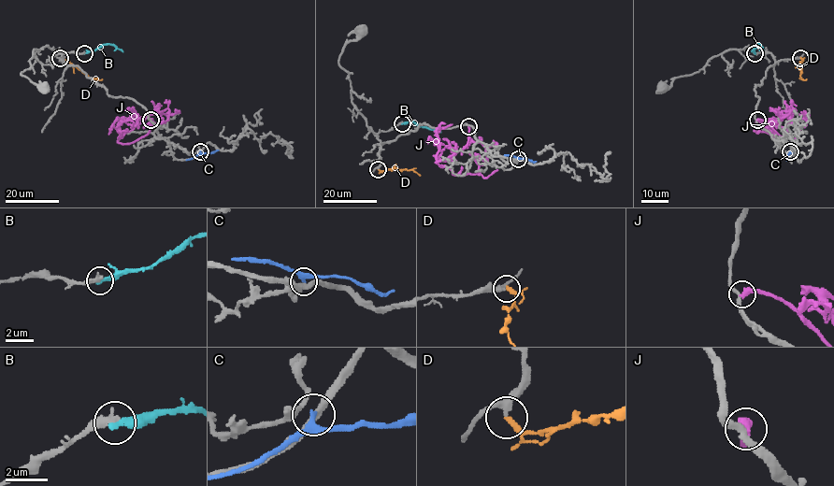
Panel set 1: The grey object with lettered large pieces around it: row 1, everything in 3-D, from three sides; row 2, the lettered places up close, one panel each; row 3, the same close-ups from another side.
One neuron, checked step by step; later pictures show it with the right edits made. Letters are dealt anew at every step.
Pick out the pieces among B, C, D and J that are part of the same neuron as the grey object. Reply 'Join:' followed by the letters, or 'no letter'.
Join: D

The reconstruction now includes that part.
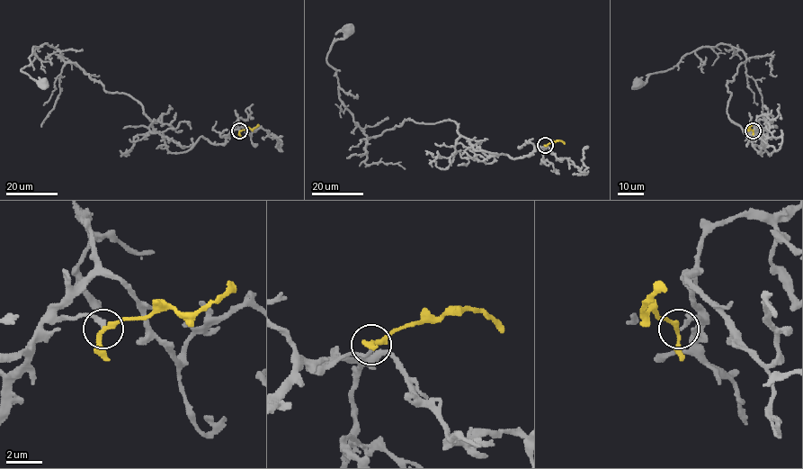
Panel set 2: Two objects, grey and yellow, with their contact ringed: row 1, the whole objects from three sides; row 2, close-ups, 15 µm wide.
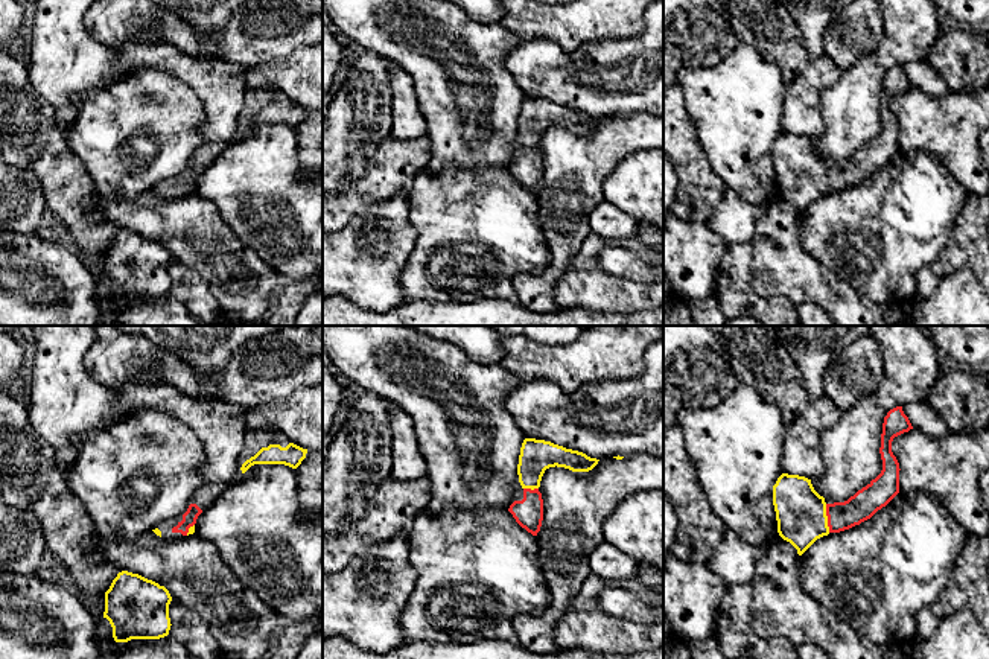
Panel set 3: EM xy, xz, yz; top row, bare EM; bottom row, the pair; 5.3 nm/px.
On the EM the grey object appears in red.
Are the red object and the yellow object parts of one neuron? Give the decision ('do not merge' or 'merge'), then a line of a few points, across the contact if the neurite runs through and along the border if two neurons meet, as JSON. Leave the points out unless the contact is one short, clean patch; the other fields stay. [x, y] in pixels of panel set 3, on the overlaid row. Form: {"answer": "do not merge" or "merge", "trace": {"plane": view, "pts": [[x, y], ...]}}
{"answer": "merge"}

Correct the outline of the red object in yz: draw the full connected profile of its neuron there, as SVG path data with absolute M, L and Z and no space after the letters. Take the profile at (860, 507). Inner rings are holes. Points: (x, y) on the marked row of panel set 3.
M902 406L887 412L881 434L882 470L844 502L826 504L811 479L782 473L773 485L779 536L802 556L817 539L870 519L899 493L899 463L892 452L895 437L913 429Z

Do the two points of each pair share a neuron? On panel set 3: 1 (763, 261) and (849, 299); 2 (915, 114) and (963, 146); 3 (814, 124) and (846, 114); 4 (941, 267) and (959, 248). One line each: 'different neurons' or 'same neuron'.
1: same neuron
2: same neuron
3: different neurons
4: same neuron

